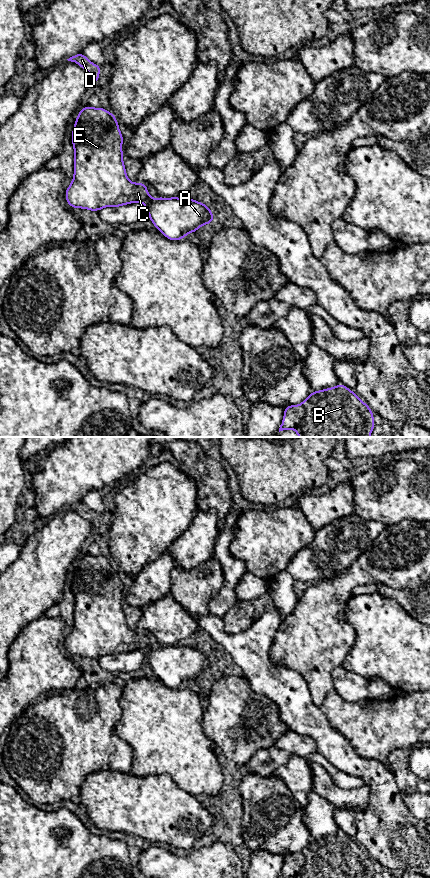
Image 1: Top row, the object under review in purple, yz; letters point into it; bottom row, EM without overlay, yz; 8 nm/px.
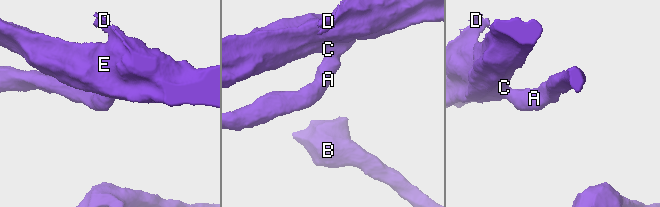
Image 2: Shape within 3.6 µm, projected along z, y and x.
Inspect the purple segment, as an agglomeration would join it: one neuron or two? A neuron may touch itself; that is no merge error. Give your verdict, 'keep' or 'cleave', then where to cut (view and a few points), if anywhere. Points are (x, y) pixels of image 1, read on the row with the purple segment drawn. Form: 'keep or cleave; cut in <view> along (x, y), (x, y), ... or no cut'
keep; no cut

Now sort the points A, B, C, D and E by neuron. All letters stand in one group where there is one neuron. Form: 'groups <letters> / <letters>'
groups A B C D E

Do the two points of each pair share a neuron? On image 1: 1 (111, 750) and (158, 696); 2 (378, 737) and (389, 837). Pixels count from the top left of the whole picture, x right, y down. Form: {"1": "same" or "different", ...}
{"1": "different", "2": "different"}

